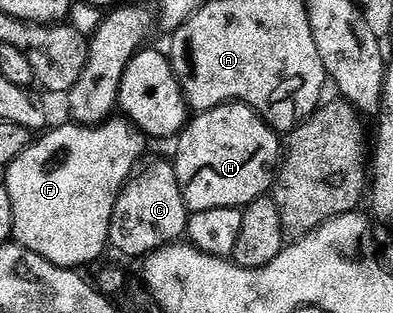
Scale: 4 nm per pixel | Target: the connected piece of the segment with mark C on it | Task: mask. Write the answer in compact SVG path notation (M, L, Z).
M158 161L142 175L137 174L123 186L111 204L107 220L107 240L120 252L145 256L179 240L187 230L188 208L183 201L173 164Z

